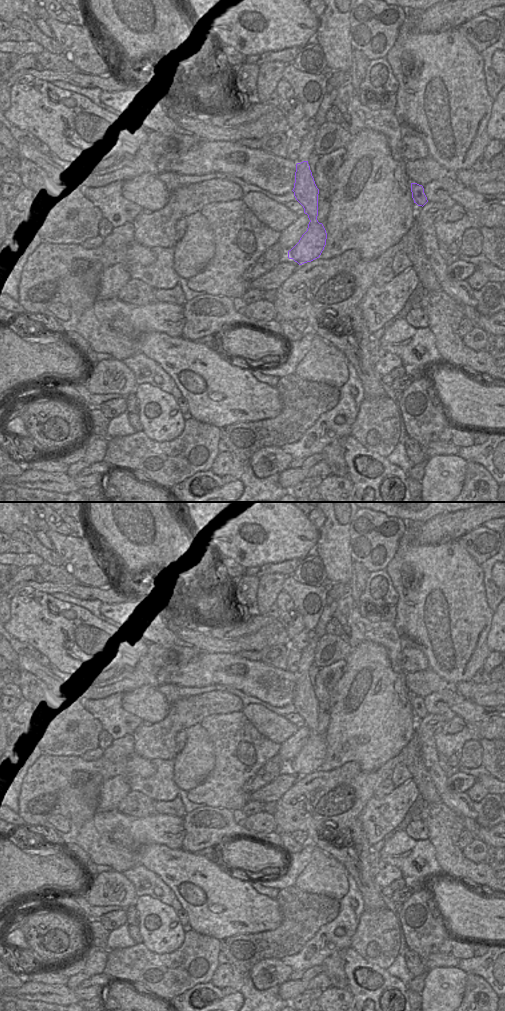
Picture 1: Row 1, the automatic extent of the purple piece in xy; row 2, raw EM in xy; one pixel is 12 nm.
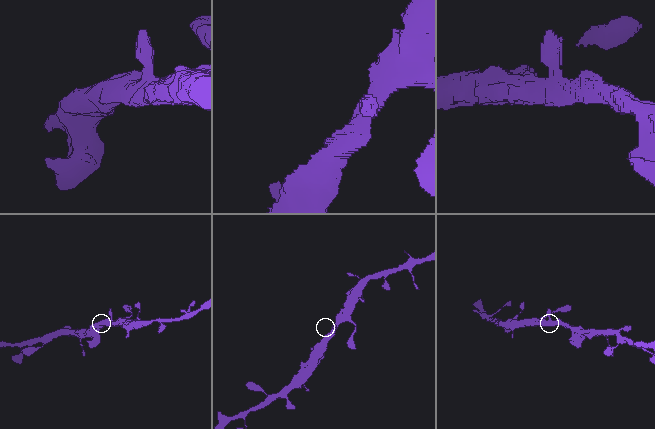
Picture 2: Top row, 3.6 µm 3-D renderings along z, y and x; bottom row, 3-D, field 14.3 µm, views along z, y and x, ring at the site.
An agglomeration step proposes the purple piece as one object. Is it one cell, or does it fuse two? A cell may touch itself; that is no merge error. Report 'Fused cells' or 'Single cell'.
Single cell.

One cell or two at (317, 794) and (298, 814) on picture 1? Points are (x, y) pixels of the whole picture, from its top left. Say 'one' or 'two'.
one

